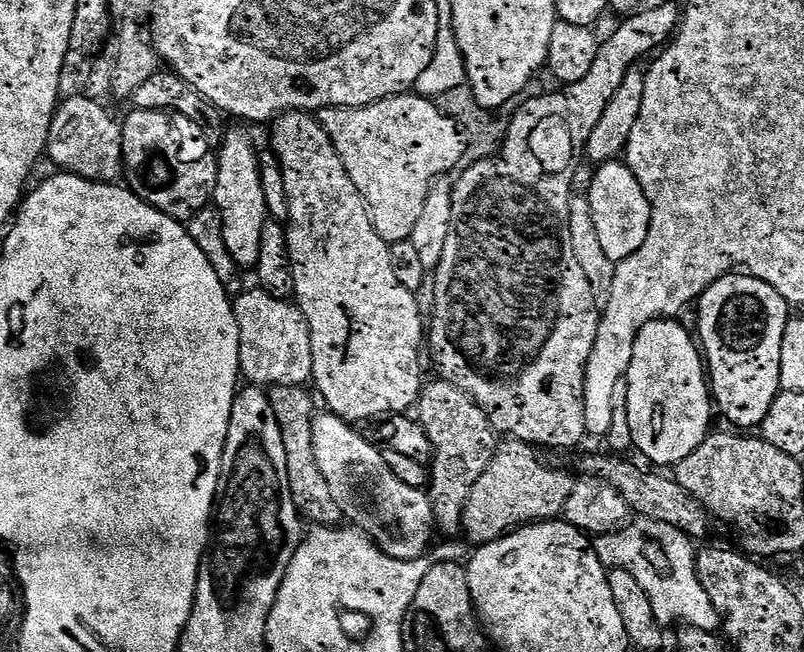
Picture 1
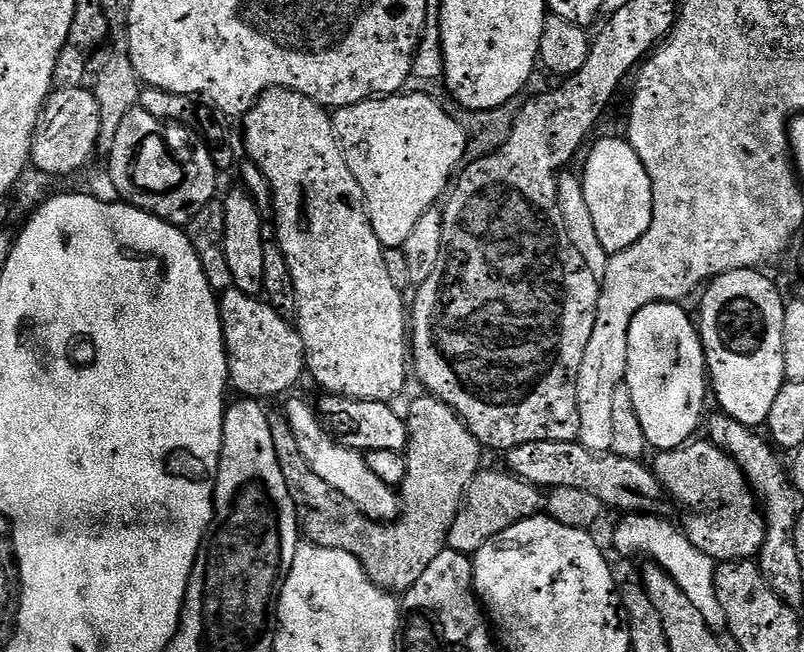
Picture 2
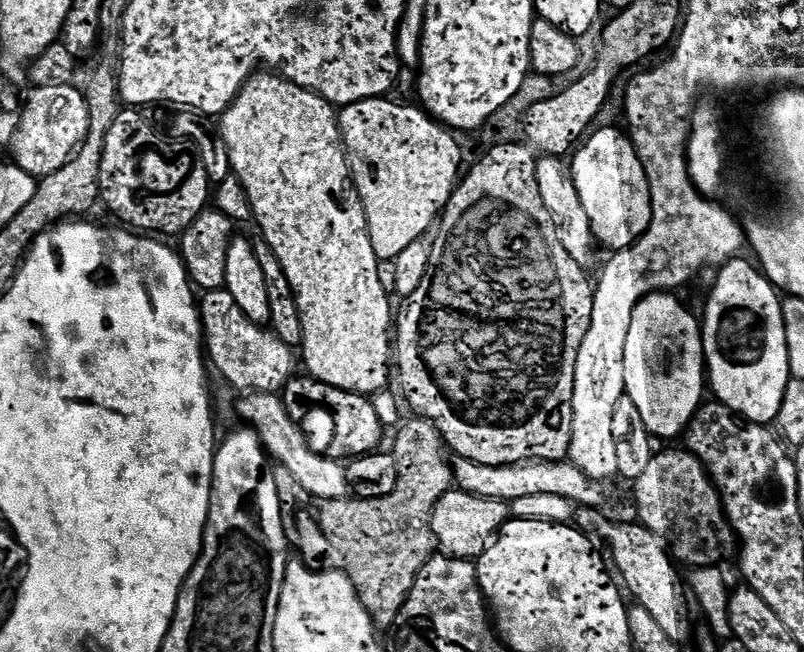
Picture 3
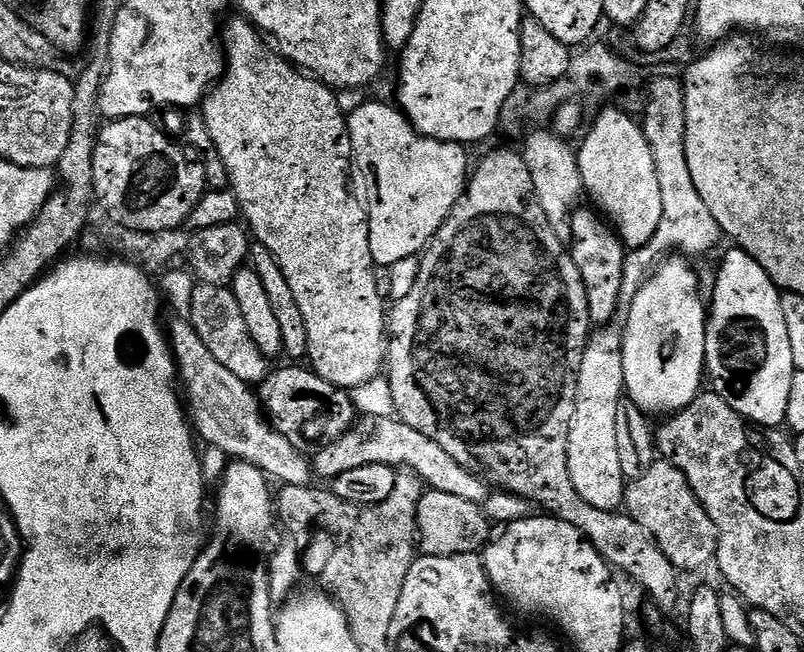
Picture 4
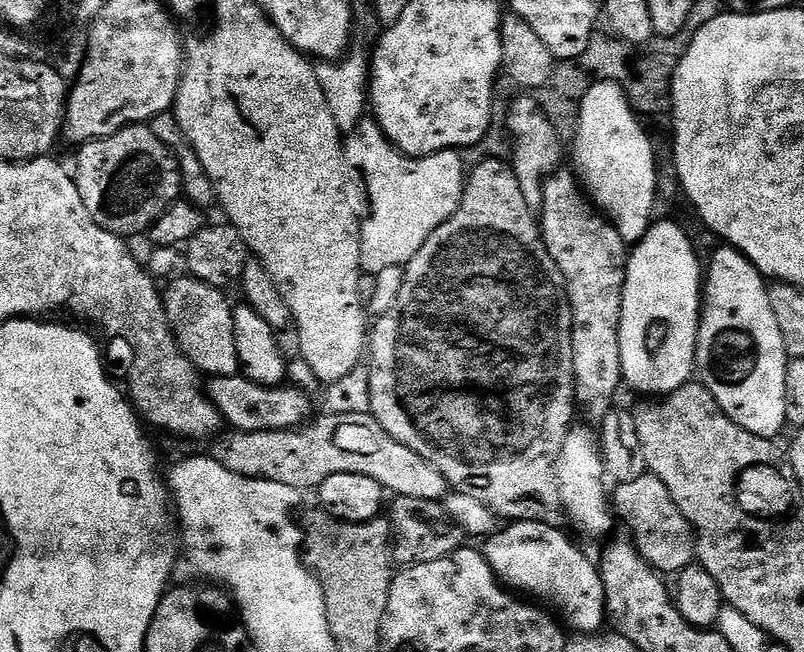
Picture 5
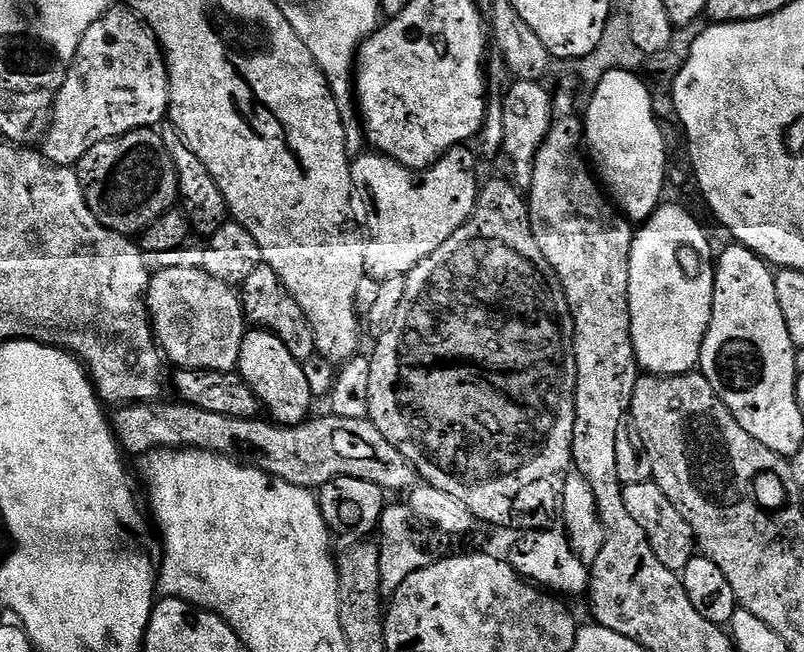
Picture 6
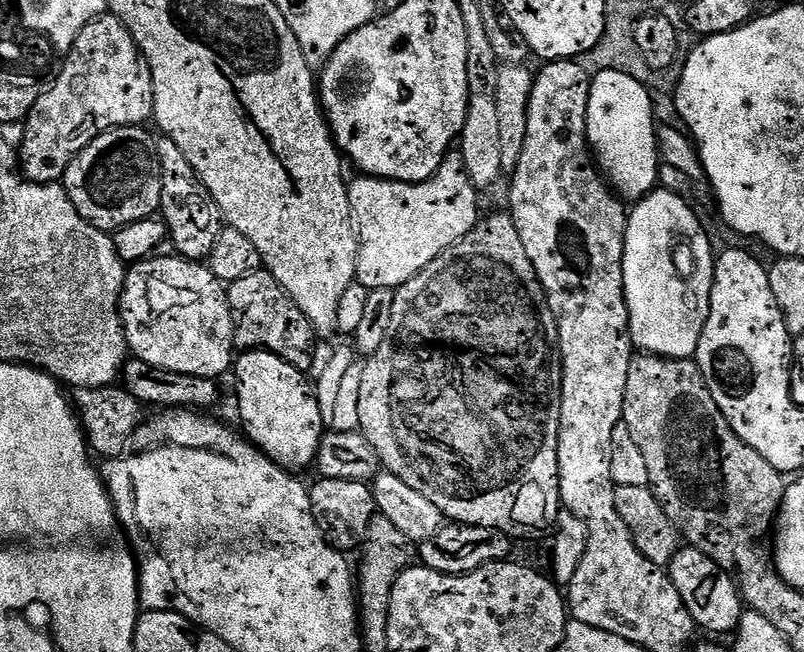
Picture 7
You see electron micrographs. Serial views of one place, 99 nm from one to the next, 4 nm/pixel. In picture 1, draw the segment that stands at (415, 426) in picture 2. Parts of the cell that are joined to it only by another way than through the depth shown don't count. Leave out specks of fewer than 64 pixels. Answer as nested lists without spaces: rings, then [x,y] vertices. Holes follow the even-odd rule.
[[[436,378],[433,384],[423,385],[418,401],[420,410],[420,424],[426,430],[426,438],[430,440],[432,447],[432,463],[430,475],[426,485],[428,500],[432,504],[432,518],[437,529],[440,528],[446,535],[452,536],[461,531],[464,523],[464,507],[470,498],[470,490],[478,478],[486,475],[490,462],[496,453],[498,433],[488,421],[488,415],[476,405],[462,390],[458,390],[453,384],[449,384],[443,378]],[[304,386],[269,387],[268,401],[274,410],[274,418],[278,420],[278,430],[282,430],[282,450],[286,450],[286,482],[297,513],[307,523],[309,520],[309,525],[312,526],[336,526],[341,523],[342,513],[333,502],[330,486],[326,486],[326,478],[322,478],[322,470],[318,470],[318,462],[314,458],[313,393],[308,393],[308,390]]]

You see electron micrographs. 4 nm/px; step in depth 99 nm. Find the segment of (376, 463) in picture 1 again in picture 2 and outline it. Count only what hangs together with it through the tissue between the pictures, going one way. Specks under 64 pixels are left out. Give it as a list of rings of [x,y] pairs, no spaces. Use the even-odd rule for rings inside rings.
[[[292,400],[288,404],[286,415],[290,430],[298,440],[298,450],[302,450],[302,458],[306,458],[310,470],[314,470],[322,482],[338,490],[338,494],[345,496],[368,520],[392,522],[399,517],[402,509],[397,493],[369,469],[367,459],[361,453],[353,448],[345,448],[327,427],[324,429],[320,425],[321,417],[312,404],[308,405],[304,400]]]

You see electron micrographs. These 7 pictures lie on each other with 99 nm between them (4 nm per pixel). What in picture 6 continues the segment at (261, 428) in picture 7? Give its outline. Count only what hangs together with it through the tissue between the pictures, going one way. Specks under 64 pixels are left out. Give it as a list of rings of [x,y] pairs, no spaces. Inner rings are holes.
[[[245,331],[238,373],[249,384],[263,411],[277,424],[302,424],[309,419],[312,408],[312,384],[304,373],[305,365],[286,350],[286,342],[272,332]]]

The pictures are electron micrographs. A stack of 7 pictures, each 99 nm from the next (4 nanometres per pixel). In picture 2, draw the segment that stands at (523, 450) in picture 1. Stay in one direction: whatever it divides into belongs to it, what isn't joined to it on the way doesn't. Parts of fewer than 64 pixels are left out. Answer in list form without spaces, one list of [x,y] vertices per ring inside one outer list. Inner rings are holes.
[[[481,470],[465,491],[460,512],[457,513],[448,532],[447,547],[454,552],[475,554],[485,542],[502,534],[510,526],[537,515],[541,508],[542,492],[536,485],[527,484],[504,470],[501,472]]]

